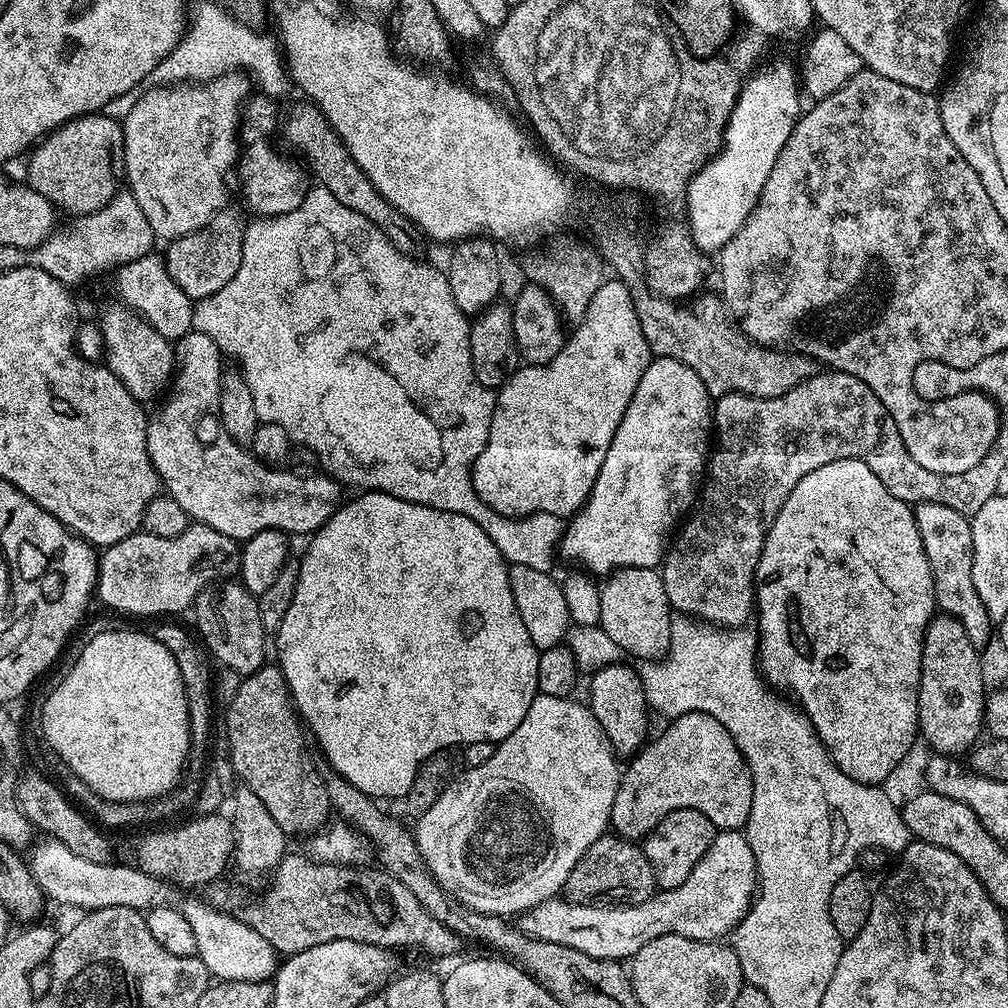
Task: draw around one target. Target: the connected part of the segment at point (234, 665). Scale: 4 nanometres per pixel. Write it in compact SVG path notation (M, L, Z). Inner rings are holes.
M226 580L223 581L217 588L219 588L216 592L212 593L213 589L211 587L206 587L201 589L201 592L196 599L195 603L192 607L192 615L194 614L196 618L196 628L195 631L201 640L201 643L205 646L207 653L215 660L215 658L219 661L218 664L221 667L226 667L234 670L238 673L242 678L248 677L252 675L252 673L256 673L261 667L266 664L266 639L268 639L268 633L266 632L265 628L262 626L262 618L259 617L259 609L258 609L258 600L259 597L253 595L252 592L246 591L243 584L236 580Z

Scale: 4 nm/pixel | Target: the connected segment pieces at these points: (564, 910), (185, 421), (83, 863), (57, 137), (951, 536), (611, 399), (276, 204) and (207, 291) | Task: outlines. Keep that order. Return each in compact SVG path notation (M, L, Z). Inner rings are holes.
M720 830L712 840L706 854L694 866L690 878L677 888L665 888L640 904L631 906L601 906L599 903L572 904L565 898L553 898L534 906L529 912L519 917L518 927L528 936L542 942L558 942L558 946L570 946L570 950L582 950L582 954L590 954L590 958L614 960L617 962L631 961L633 956L659 936L678 934L682 938L695 940L719 941L727 937L740 925L748 909L751 908L758 892L756 879L756 852L750 850L748 837L740 830Z
M195 330L187 332L181 340L175 341L174 360L178 367L167 393L168 401L156 413L151 413L146 434L150 462L154 462L163 491L186 510L189 521L210 526L218 530L218 534L226 534L237 542L248 540L267 528L276 528L285 534L315 534L342 503L340 481L327 474L299 476L296 472L283 472L283 467L264 464L245 445L236 444L234 438L226 434L218 415L222 353L214 338Z
M40 839L31 845L32 853L27 854L26 861L34 882L49 901L57 900L60 904L69 904L72 908L80 908L79 910L130 906L147 913L153 908L179 908L186 922L190 922L190 930L194 930L196 955L217 981L268 982L275 977L278 953L270 946L270 942L266 942L266 938L262 938L262 934L258 934L258 930L241 922L239 915L219 912L203 899L195 900L192 897L195 895L192 894L185 895L188 897L180 902L182 892L177 885L158 880L131 863L89 862L87 858L78 858L78 854L74 854L74 850L70 850L70 846L60 840Z
M107 114L79 116L66 122L31 151L27 159L27 183L38 190L61 213L88 216L102 210L121 191L124 176L124 126Z
M922 502L915 505L914 511L918 534L922 534L922 546L930 562L930 574L934 578L937 609L945 616L958 618L970 642L978 650L983 649L983 644L993 639L994 621L990 614L986 614L986 606L982 606L978 590L974 590L972 521L958 510L950 510L950 506L941 506L938 502Z
M615 278L605 279L560 353L545 364L520 367L496 392L488 444L472 464L472 485L478 498L503 516L523 518L536 512L561 518L575 516L592 493L622 414L626 414L626 406L630 406L630 398L634 398L634 390L638 390L638 382L652 359L627 286Z
M267 139L247 145L238 160L238 176L240 172L240 192L244 195L244 204L257 217L267 218L281 216L298 210L304 197L308 195L309 181L304 181L306 172L299 163L291 160L291 155L283 156Z
M225 206L214 214L214 218L205 228L200 228L196 232L191 232L171 241L167 245L168 252L163 253L164 265L168 267L170 278L174 278L178 290L182 290L182 294L186 294L194 302L210 298L212 294L218 294L218 290L222 290L222 286L226 286L226 282L230 282L230 278L234 278L234 274L238 274L238 266L242 266L245 227L246 220L243 220L232 209L232 206Z

